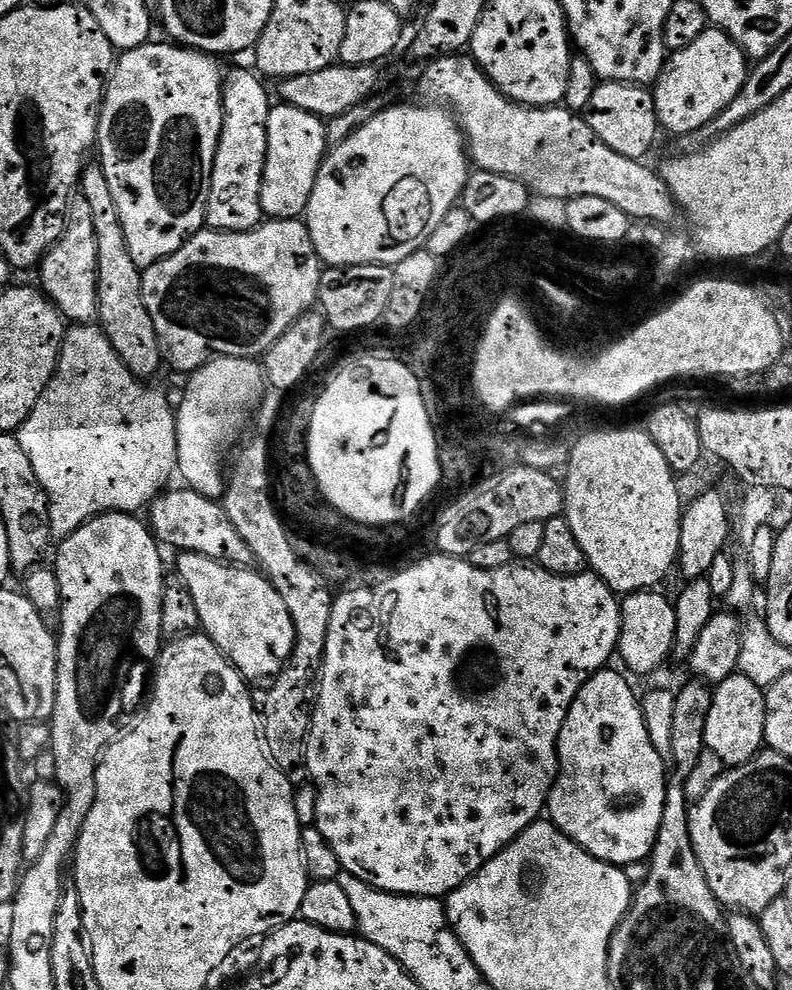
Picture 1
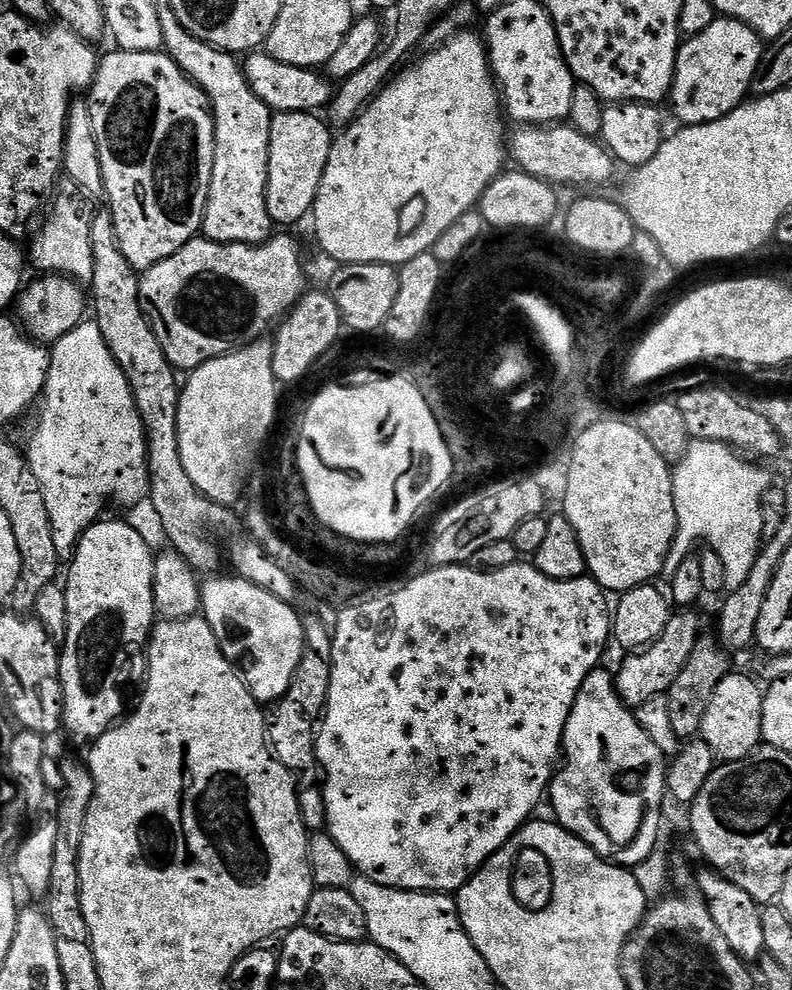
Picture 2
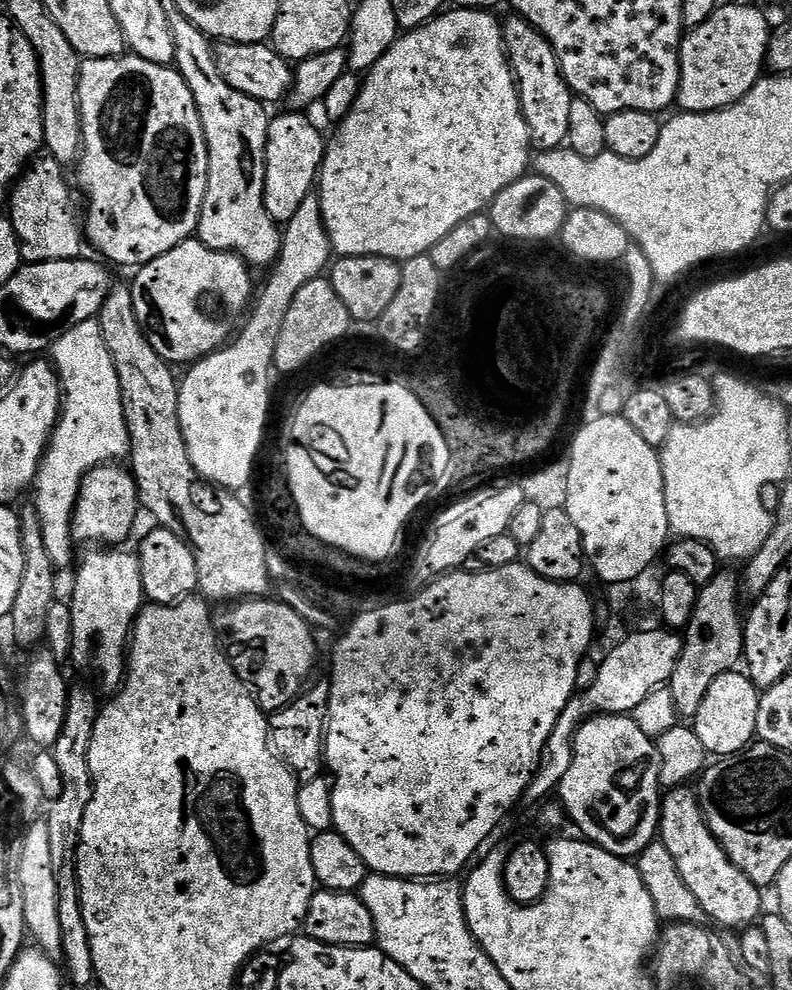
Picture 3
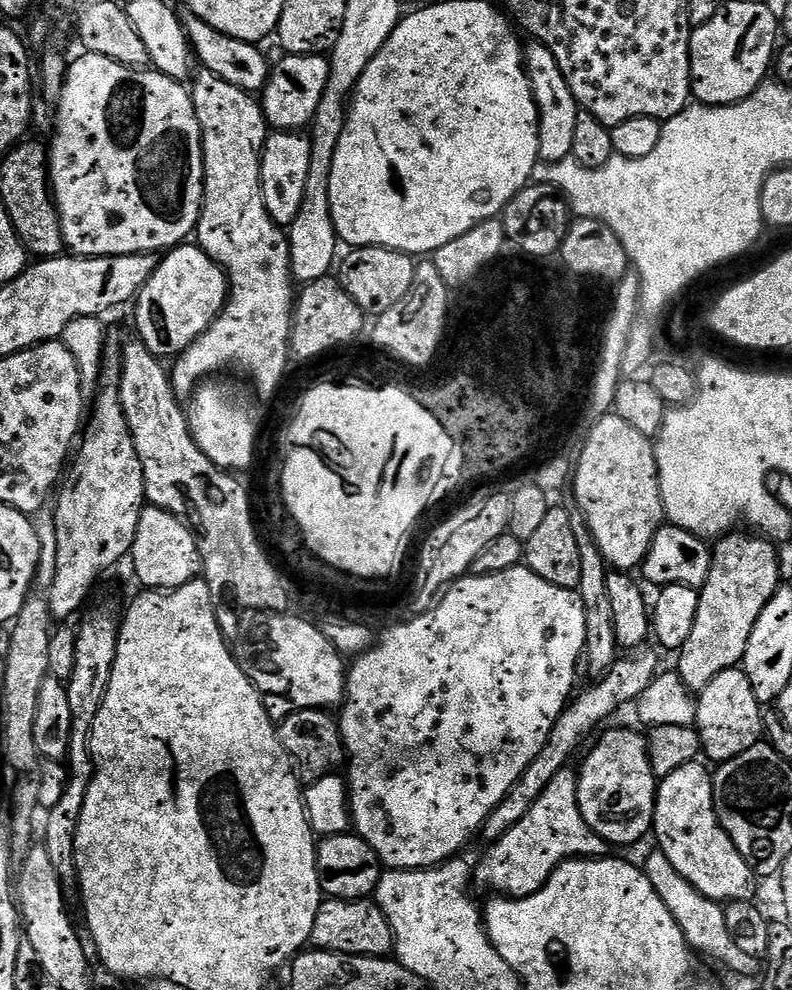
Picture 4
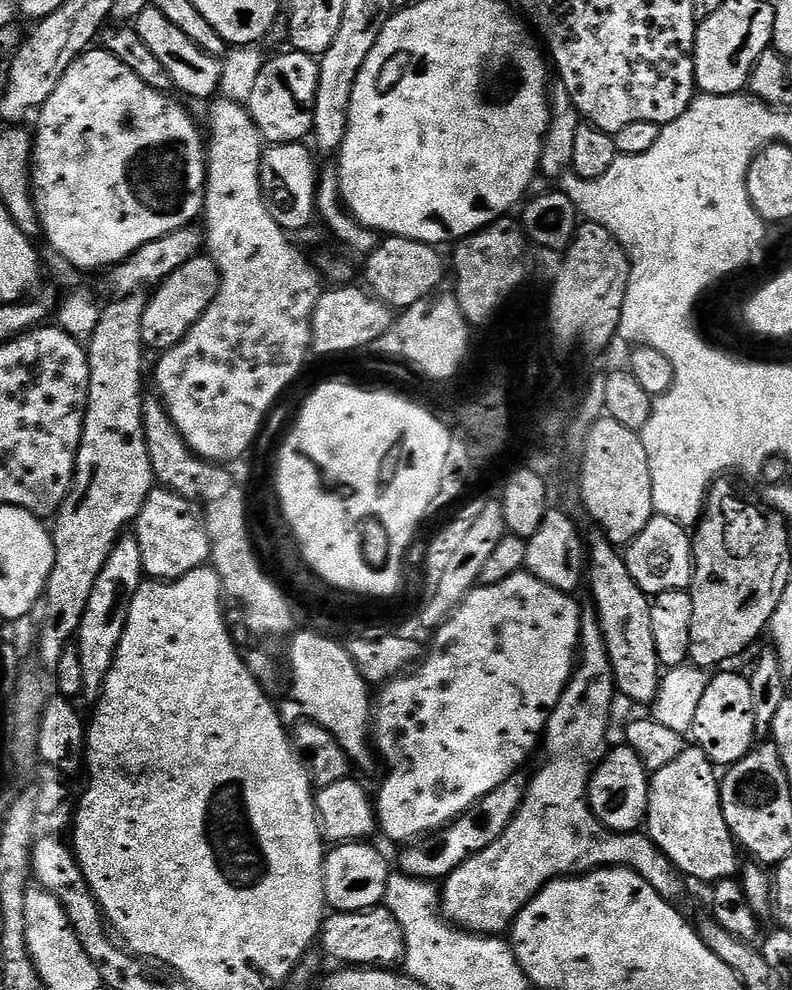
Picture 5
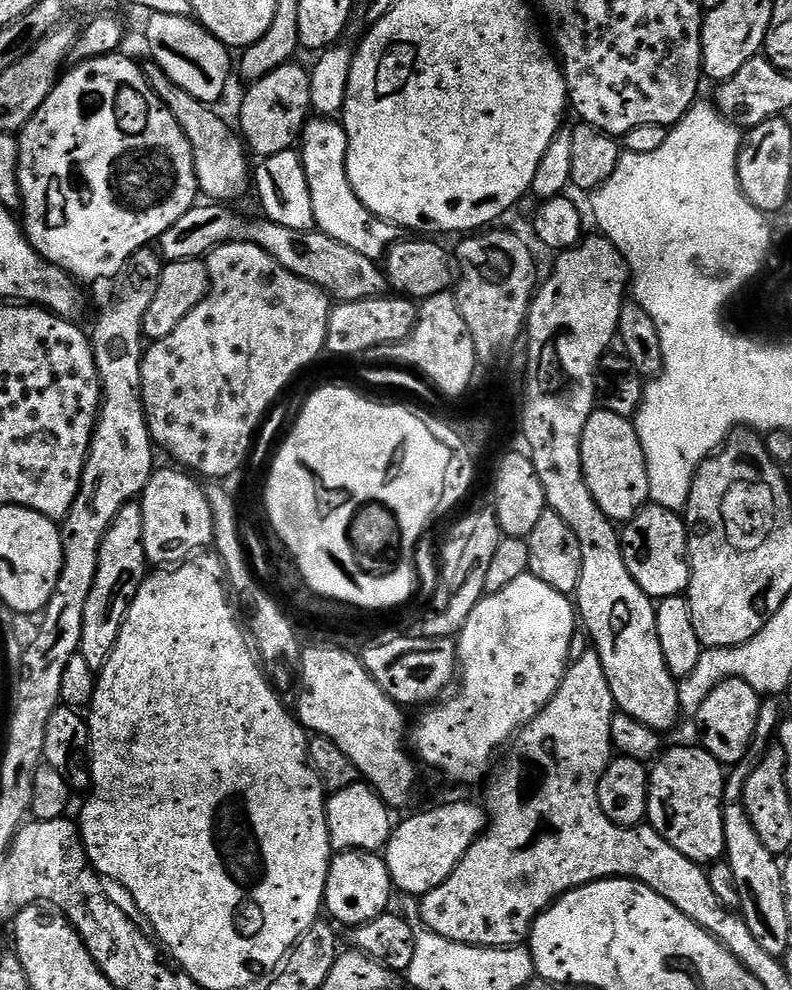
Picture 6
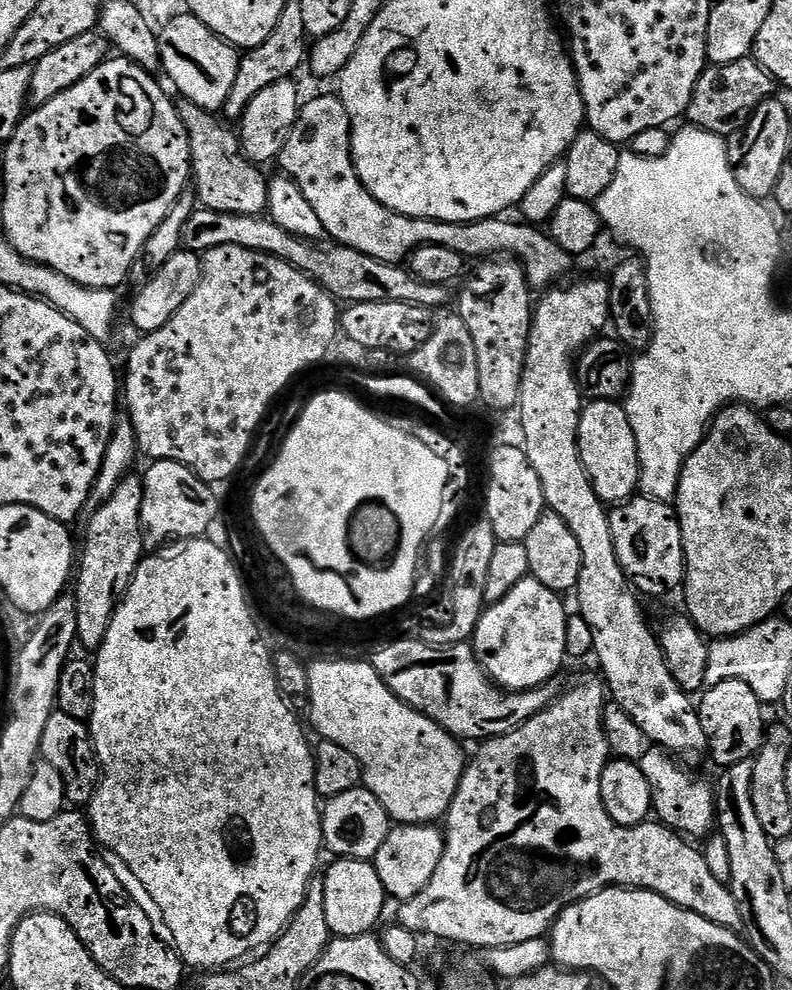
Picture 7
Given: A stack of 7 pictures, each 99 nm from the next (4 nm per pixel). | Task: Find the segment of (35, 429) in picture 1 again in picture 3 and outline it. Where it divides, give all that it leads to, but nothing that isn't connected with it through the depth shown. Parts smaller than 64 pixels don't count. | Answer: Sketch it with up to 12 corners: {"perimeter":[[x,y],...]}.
{"perimeter":[[99,319],[53,342],[62,409],[34,485],[50,562],[73,567],[84,479],[132,439]]}

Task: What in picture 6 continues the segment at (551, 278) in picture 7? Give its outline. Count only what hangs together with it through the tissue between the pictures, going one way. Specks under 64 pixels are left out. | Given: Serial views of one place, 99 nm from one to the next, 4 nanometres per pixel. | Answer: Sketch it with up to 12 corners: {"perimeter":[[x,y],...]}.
{"perimeter":[[336,118],[309,119],[298,151],[316,228],[379,261],[402,229],[366,210]]}

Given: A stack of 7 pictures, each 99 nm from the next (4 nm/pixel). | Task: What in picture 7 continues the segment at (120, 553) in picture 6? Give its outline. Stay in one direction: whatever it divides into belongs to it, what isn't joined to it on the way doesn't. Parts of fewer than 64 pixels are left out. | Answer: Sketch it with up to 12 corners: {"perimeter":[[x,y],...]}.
{"perimeter":[[143,479],[91,513],[74,576],[79,647],[102,646],[146,555]]}

